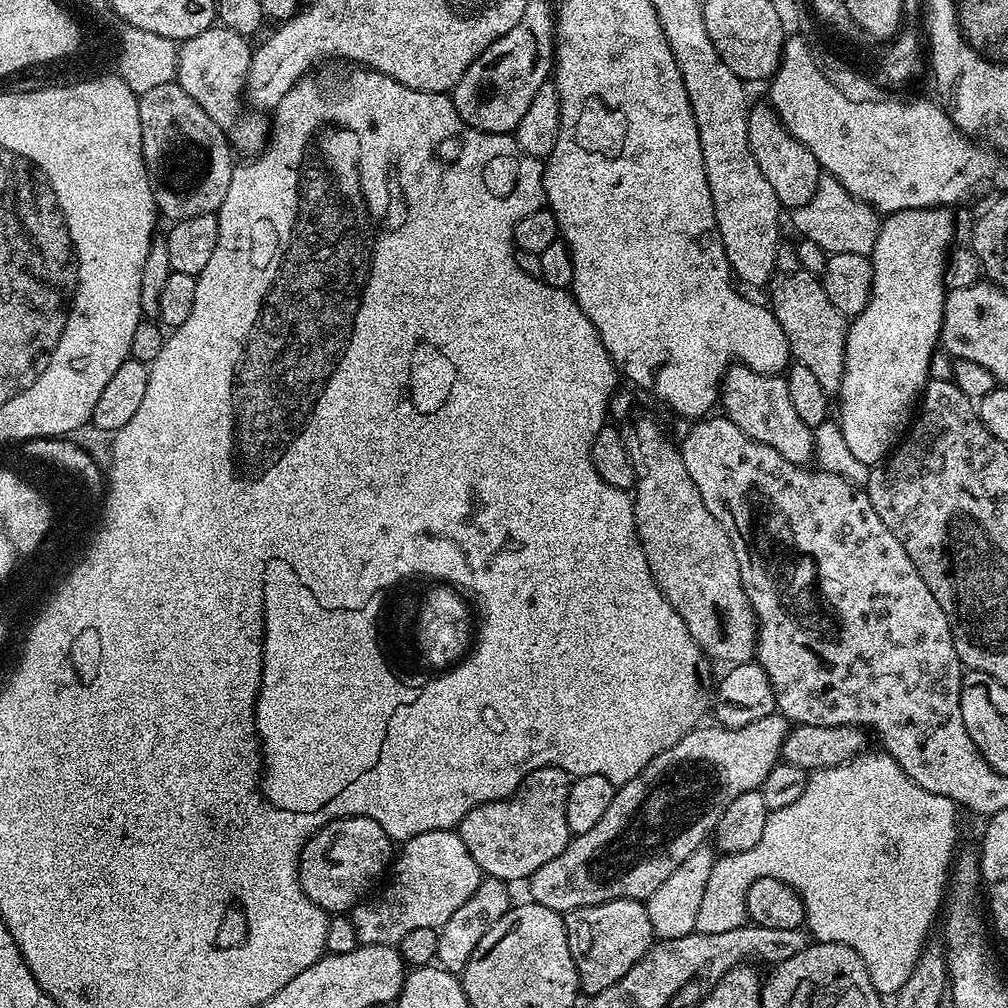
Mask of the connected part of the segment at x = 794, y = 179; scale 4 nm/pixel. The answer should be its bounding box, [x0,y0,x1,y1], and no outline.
[748,103,822,210]

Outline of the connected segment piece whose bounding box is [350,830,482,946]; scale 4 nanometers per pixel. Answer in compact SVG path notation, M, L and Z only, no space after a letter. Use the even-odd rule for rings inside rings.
M430 830L426 834L418 834L399 845L391 861L390 871L379 885L380 892L373 891L371 895L352 907L350 913L352 925L361 944L399 945L400 940L406 938L406 934L410 934L410 930L418 930L425 926L437 930L443 928L450 914L454 914L454 910L458 910L458 906L462 906L462 902L466 902L478 890L481 879L482 873L478 862L470 858L470 850L466 850L459 831Z

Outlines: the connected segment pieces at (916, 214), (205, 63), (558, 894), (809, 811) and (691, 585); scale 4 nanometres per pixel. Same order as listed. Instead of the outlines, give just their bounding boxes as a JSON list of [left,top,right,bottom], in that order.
[[838,207,956,466],[174,26,270,158],[526,714,790,914],[695,754,958,997],[626,416,756,666]]

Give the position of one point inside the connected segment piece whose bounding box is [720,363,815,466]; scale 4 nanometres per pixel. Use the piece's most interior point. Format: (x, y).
(759, 404)

